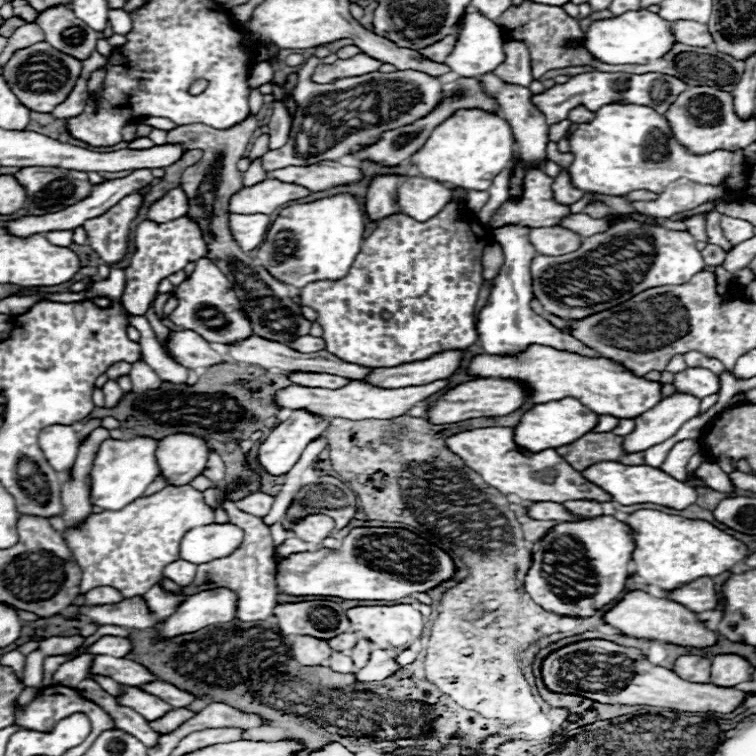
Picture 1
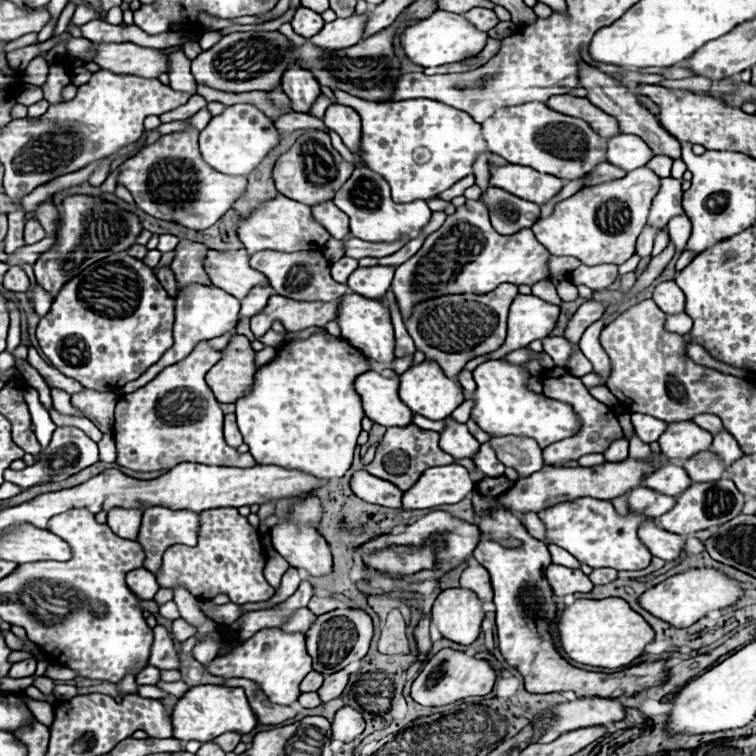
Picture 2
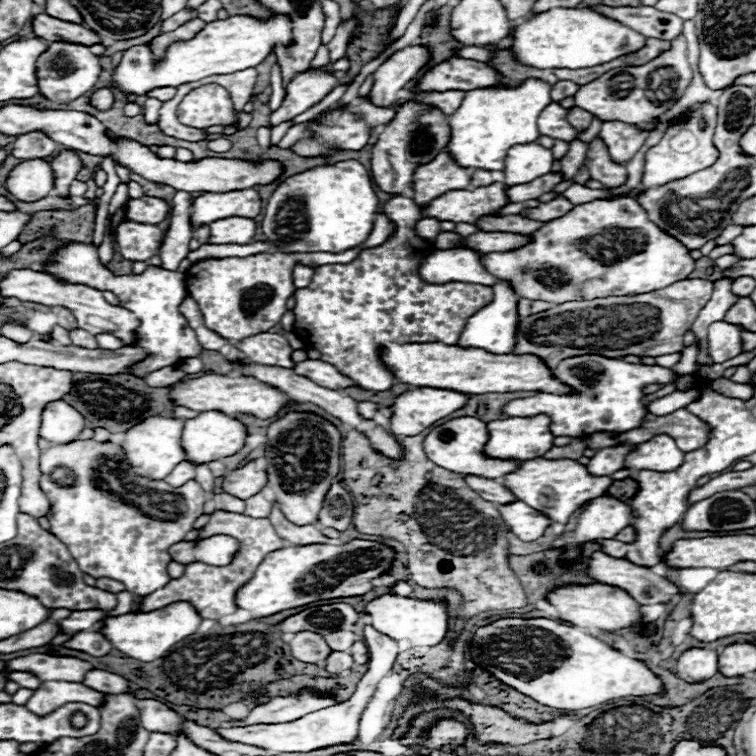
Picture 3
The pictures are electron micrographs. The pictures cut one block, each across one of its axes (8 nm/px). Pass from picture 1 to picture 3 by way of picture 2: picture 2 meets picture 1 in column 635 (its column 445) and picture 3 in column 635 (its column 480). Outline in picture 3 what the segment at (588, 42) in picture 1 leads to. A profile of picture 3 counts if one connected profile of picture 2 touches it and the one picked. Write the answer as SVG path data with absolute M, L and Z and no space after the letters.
M572 8L572 10L548 10L544 14L530 14L524 18L514 30L514 42L508 48L512 56L524 64L540 70L554 68L590 68L604 62L610 62L622 54L636 52L644 46L644 36L636 34L636 30L628 30L628 26L620 26L620 22L610 22L608 18L600 18L600 14L592 14L588 8Z

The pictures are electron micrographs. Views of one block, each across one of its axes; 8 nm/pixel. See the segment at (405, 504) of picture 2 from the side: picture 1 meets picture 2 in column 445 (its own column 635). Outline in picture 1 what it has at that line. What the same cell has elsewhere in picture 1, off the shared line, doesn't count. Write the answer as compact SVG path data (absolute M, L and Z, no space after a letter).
M598 462L596 466L590 466L588 470L584 470L582 476L588 478L590 482L594 482L596 486L600 486L602 490L606 490L608 494L612 494L612 500L622 506L650 502L650 504L660 504L666 508L684 510L696 502L694 486L672 478L670 474L662 472L660 468L652 468L652 466L644 466L644 464L642 466L626 466L626 464L618 464L618 462Z

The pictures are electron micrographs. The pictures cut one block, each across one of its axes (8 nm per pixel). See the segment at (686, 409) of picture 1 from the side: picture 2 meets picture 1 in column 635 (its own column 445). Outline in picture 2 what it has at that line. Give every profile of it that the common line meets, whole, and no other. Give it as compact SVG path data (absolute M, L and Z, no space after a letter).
M450 416L444 420L446 428L440 432L440 448L450 454L454 460L462 458L474 458L480 444L478 440L468 432L466 424L454 422Z

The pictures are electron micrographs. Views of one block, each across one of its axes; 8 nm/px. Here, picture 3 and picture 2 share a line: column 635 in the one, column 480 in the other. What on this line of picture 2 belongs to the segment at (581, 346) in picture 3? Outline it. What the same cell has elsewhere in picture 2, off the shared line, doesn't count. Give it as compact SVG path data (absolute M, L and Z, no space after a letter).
M504 284L504 286L498 286L492 294L476 294L476 296L474 294L458 294L456 296L454 294L448 298L434 298L432 302L422 302L420 306L416 306L416 310L412 312L412 318L408 318L408 322L406 322L406 328L416 342L416 348L420 352L424 352L428 360L438 362L438 366L444 370L446 376L454 378L454 376L458 376L458 372L464 368L464 364L468 360L488 354L488 352L494 352L504 344L508 308L516 296L518 296L518 286Z

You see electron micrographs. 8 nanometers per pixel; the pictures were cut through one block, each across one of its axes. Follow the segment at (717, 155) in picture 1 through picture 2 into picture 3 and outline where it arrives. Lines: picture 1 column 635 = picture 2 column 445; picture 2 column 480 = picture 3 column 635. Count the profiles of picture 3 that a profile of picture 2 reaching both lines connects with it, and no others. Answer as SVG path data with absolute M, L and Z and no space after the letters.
M602 122L600 136L604 138L608 152L616 164L628 162L646 140L644 134L636 132L634 124L626 122Z

